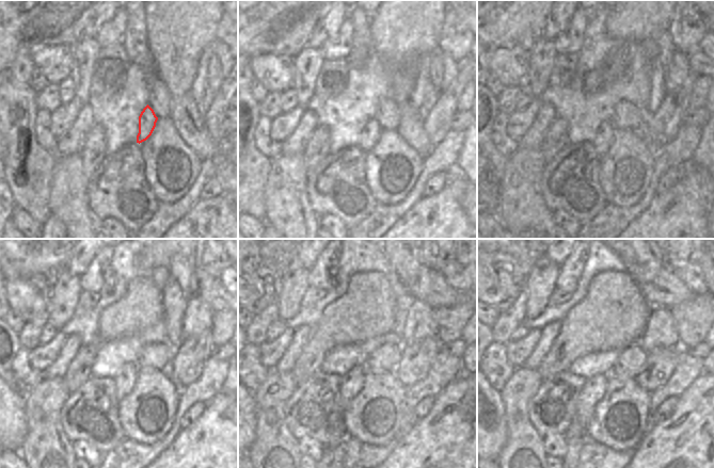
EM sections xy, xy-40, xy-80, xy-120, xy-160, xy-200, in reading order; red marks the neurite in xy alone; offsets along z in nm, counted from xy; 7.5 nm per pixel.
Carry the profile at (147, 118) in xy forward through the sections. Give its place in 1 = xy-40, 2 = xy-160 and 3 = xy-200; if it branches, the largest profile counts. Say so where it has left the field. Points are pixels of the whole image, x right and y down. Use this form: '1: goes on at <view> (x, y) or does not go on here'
1: goes on at xy-40 (370, 132)
2: goes on at xy-160 (352, 383)
3: goes on at xy-200 (592, 390)

